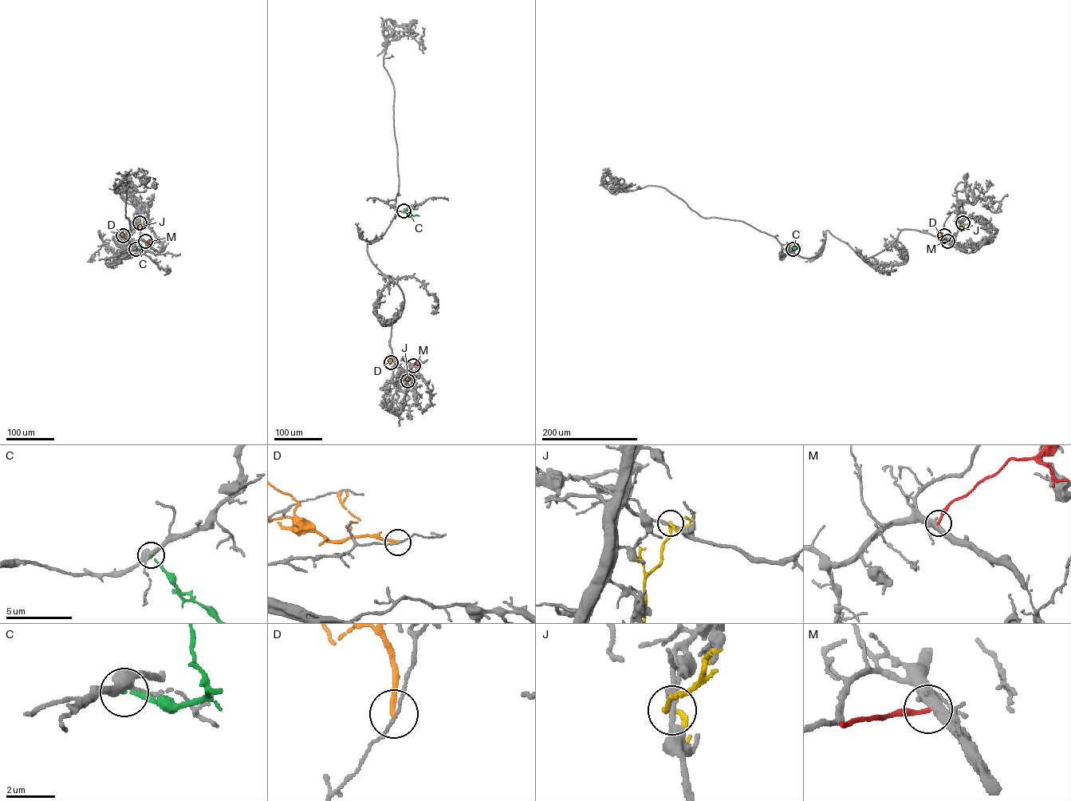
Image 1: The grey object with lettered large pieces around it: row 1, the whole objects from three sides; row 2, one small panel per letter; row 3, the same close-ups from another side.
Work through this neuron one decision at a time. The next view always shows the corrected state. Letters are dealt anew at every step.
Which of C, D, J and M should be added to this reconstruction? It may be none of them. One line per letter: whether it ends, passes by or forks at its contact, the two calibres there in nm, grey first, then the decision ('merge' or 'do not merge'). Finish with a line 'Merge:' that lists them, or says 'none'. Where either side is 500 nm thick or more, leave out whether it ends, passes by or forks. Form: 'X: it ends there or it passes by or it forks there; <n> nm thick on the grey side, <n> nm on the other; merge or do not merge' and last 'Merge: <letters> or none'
C: it ends there; 360 nm thick on the grey side, 130 nm on the other; do not merge
D: it ends there; 90 nm thick on the grey side, 200 nm on the other; do not merge
J: it passes by; 240 nm thick on the grey side, 180 nm on the other; do not merge
M: it ends there; 340 nm thick on the grey side, 180 nm on the other; do not merge
Merge: none

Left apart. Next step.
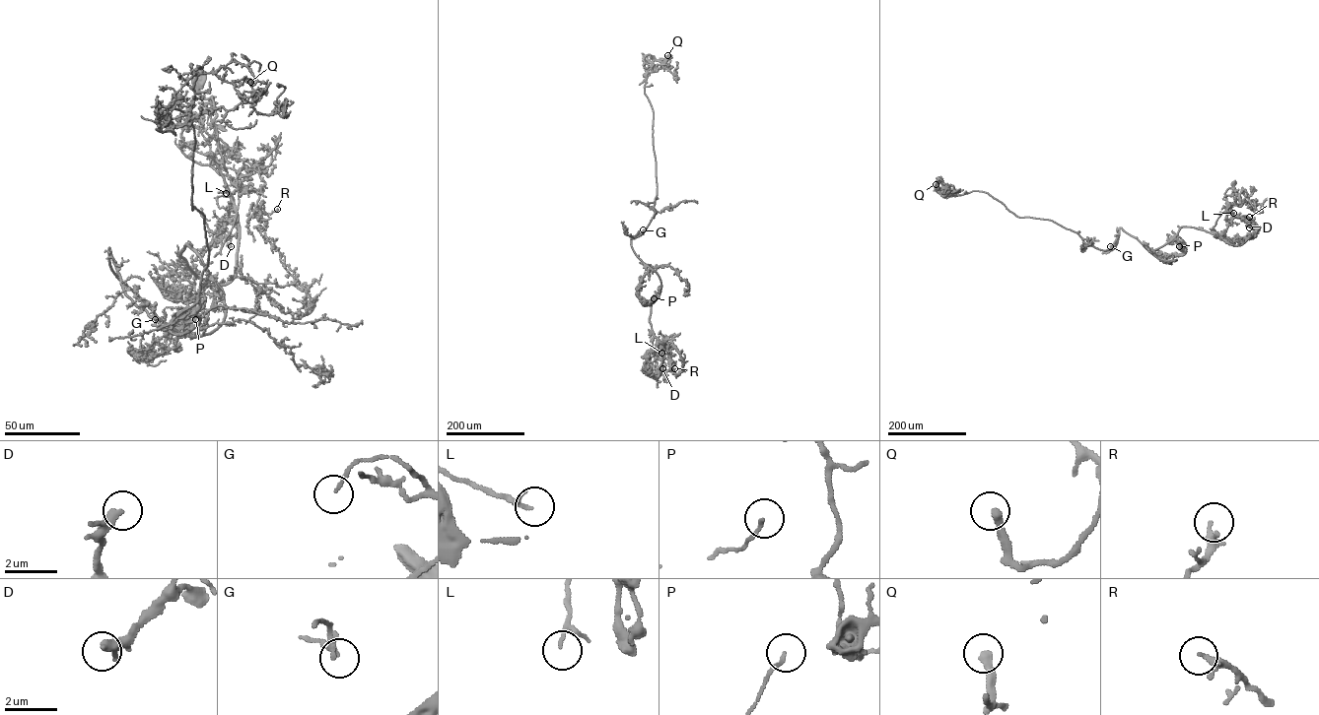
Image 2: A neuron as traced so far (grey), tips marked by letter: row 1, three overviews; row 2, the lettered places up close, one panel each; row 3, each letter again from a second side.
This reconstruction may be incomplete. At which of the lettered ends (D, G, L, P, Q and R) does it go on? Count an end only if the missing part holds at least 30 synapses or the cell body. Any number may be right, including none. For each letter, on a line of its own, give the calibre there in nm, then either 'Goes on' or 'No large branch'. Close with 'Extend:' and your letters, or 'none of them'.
D: Thickness 280 nm. No large branch
G: Thickness 110 nm. No large branch
L: Thickness 80 nm. No large branch
P: Thickness 120 nm. No large branch
Q: Thickness 320 nm. No large branch
R: Thickness 150 nm. No large branch
Extend: none of them

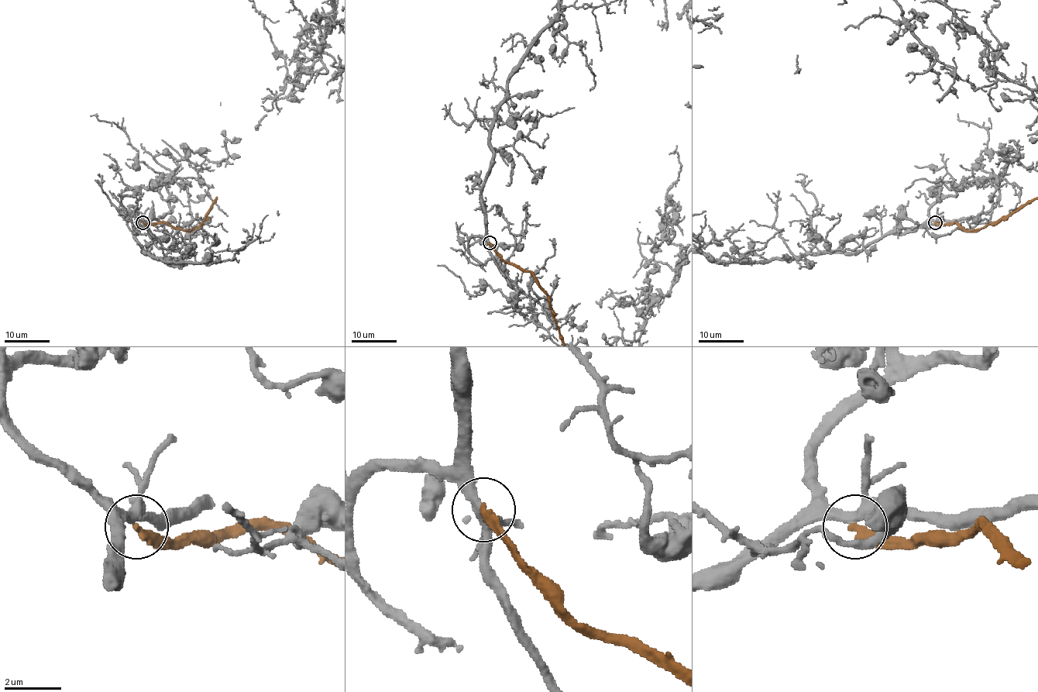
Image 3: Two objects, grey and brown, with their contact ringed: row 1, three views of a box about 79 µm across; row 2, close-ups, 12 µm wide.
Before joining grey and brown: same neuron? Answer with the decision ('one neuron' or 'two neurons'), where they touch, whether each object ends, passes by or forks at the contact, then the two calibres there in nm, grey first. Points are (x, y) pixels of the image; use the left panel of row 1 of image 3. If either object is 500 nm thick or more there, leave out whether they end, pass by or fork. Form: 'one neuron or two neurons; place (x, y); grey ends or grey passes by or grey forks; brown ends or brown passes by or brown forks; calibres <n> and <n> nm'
two neurons; place (142, 222); grey forks; brown ends; calibres 280 and 300 nm

